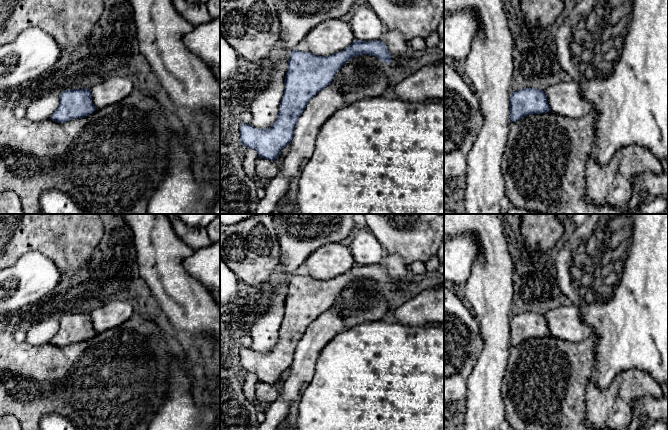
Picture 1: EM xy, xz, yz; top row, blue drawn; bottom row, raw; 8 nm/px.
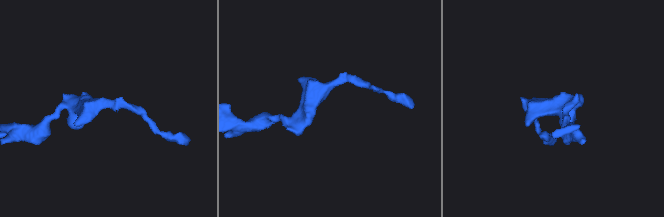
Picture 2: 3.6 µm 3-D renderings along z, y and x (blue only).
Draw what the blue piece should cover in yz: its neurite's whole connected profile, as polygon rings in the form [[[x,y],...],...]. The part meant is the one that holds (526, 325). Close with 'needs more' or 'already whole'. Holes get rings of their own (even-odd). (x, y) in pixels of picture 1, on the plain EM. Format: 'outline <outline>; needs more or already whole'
outline [[[523,312],[513,315],[510,320],[510,346],[518,345],[531,338],[550,336],[543,314]]]; already whole

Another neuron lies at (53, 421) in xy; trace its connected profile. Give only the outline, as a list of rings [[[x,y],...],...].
[[[56,413],[45,415],[40,420],[40,430],[78,430],[67,418]]]

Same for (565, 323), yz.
[[[567,305],[542,313],[551,336],[568,341],[581,342],[593,336],[593,329],[581,319],[578,307]]]

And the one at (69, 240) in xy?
[[[0,214],[0,271],[13,266],[19,257],[38,251],[52,259],[63,277],[84,269],[104,234],[99,214]]]

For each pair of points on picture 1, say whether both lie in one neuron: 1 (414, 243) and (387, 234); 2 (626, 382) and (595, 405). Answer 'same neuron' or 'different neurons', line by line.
1: same neuron
2: same neuron

